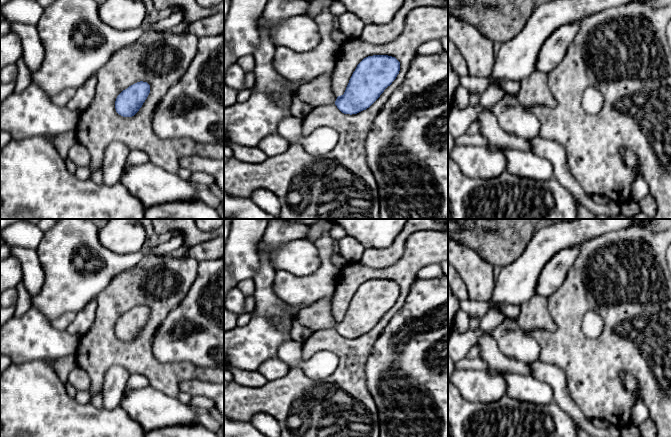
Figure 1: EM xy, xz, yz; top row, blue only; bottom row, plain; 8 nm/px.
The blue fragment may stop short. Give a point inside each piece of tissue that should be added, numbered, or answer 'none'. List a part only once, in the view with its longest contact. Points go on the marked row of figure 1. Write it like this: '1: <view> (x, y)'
1: xz (318, 92)

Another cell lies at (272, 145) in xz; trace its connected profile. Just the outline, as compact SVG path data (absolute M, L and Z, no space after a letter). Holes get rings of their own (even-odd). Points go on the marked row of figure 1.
M275 132L261 139L257 148L268 157L275 157L278 154L284 153L289 146L288 141Z

